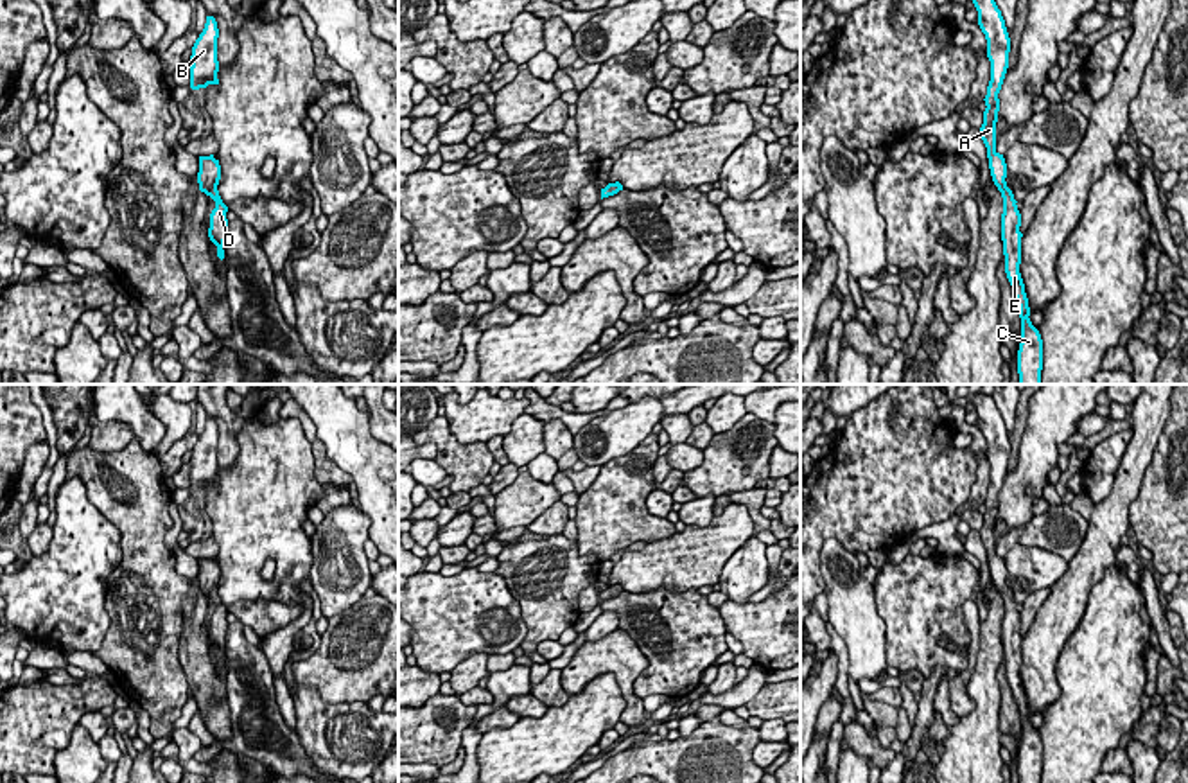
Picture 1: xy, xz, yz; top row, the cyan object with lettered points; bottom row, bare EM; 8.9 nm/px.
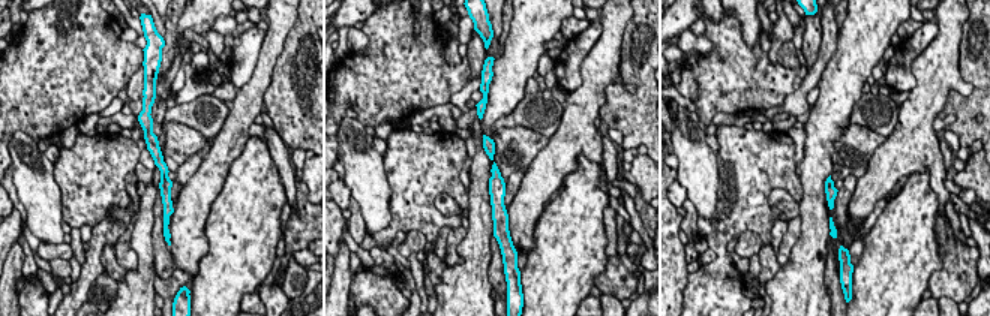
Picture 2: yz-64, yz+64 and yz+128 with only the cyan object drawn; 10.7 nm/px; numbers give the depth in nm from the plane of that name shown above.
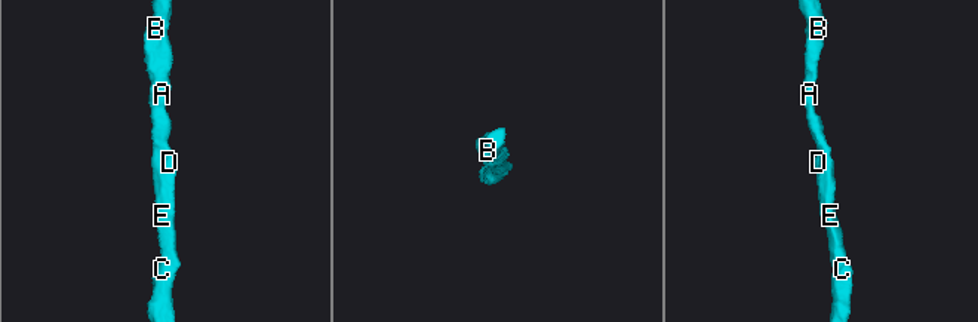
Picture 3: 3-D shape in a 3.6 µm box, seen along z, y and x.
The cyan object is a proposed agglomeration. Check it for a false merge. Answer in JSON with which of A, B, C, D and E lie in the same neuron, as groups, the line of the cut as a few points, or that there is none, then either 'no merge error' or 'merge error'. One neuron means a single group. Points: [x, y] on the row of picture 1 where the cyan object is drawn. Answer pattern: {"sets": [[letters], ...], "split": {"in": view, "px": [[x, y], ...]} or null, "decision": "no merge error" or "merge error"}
{"sets": [["A", "B", "C", "D", "E"]], "split": null, "decision": "no merge error"}

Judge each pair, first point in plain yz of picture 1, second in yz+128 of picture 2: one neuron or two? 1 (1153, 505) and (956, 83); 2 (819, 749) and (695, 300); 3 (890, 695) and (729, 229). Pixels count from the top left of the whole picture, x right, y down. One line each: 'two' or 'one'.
1: two
2: two
3: two

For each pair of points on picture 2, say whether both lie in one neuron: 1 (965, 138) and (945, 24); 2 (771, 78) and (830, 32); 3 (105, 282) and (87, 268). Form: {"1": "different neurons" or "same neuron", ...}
{"1": "different neurons", "2": "different neurons", "3": "different neurons"}

